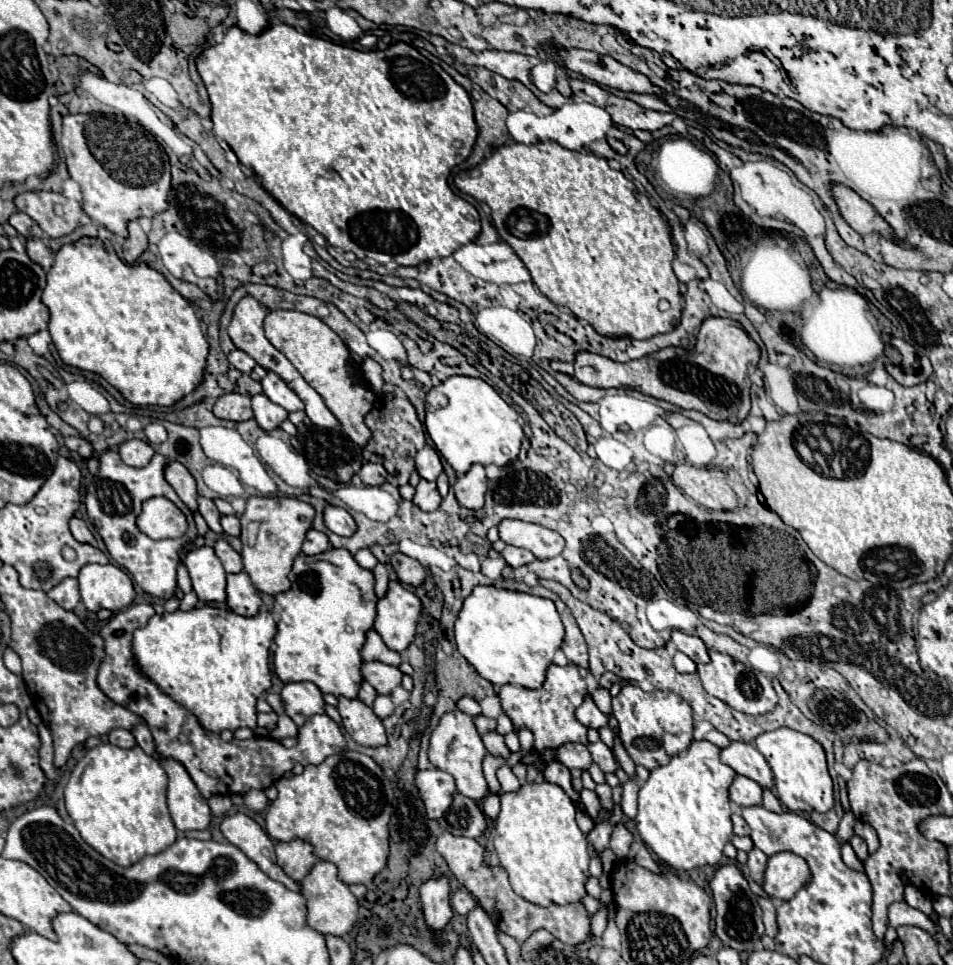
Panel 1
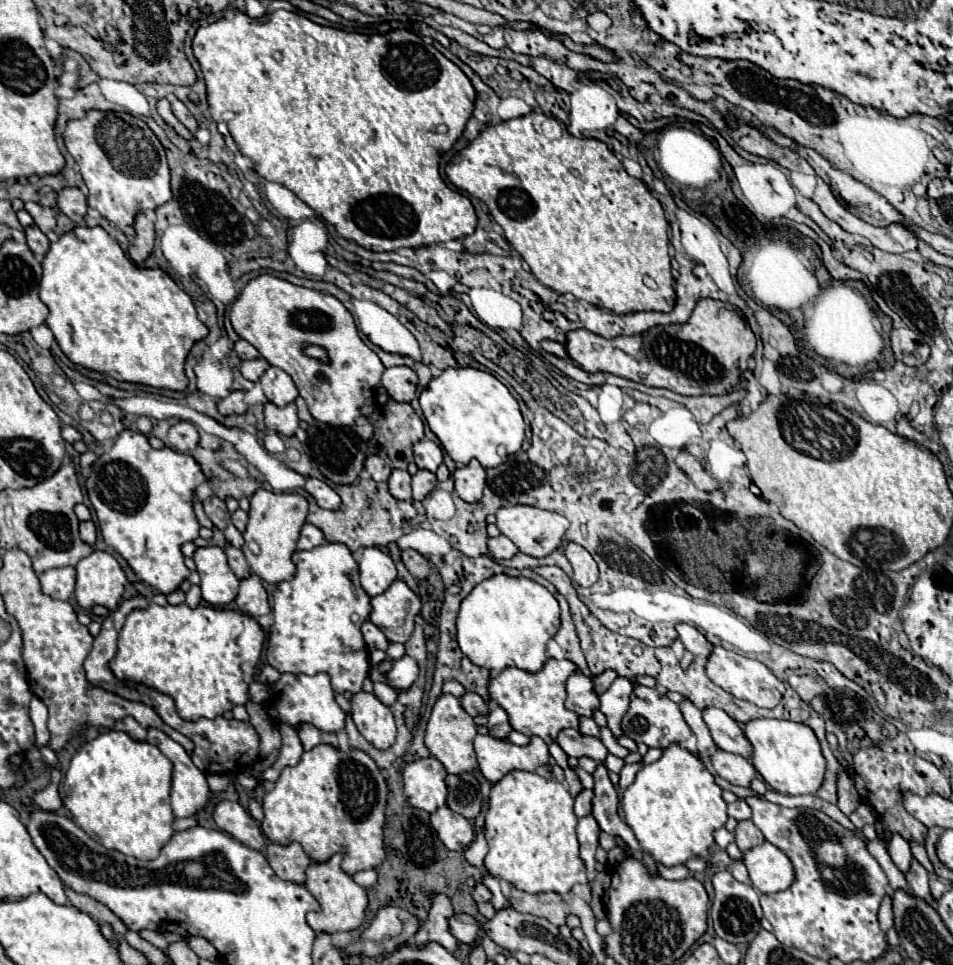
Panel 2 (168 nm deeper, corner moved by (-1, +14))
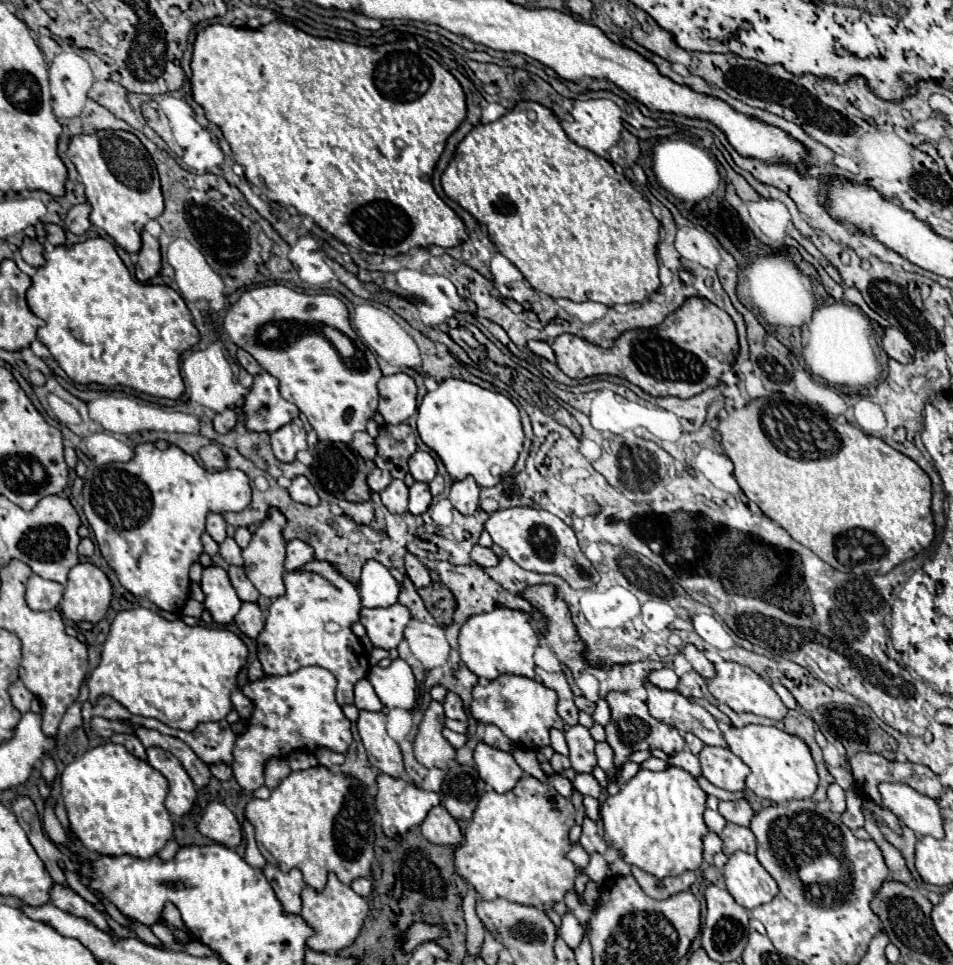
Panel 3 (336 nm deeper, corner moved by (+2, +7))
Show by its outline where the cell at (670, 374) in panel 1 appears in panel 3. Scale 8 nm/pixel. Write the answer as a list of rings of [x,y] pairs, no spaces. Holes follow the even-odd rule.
[[[688,297],[680,309],[670,313],[658,327],[648,329],[630,329],[624,331],[610,349],[602,349],[594,343],[588,343],[576,335],[564,333],[552,341],[552,349],[556,353],[556,365],[574,379],[586,379],[596,375],[618,375],[628,379],[630,383],[642,387],[648,395],[660,397],[680,397],[688,399],[702,393],[708,387],[716,387],[720,375],[732,367],[732,361],[738,353],[738,335],[736,325],[732,318],[714,303],[702,297]]]

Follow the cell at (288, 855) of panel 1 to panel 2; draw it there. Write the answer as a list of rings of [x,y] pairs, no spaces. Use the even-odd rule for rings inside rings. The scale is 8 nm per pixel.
[[[269,842],[267,846],[267,860],[275,874],[283,880],[293,880],[303,884],[305,882],[305,870],[311,864],[309,856],[305,854],[303,846],[299,842],[291,842],[287,846]]]

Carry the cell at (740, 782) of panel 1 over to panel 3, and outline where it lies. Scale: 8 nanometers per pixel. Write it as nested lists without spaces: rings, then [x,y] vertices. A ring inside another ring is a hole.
[[[704,745],[698,759],[702,765],[702,775],[712,785],[726,791],[744,791],[744,779],[748,775],[748,767],[730,749]]]

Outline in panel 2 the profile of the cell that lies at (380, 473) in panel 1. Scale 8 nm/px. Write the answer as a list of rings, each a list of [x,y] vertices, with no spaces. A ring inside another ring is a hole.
[[[367,456],[367,460],[365,460],[365,470],[371,474],[371,478],[373,480],[377,480],[377,482],[385,482],[385,480],[389,480],[389,476],[391,476],[391,466],[389,466],[389,462],[385,462],[383,458],[379,458],[379,456]]]

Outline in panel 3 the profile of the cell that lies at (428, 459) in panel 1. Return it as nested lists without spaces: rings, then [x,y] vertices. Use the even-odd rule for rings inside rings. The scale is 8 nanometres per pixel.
[[[416,451],[410,461],[408,461],[408,467],[410,467],[410,473],[416,481],[424,481],[424,483],[430,483],[436,475],[436,461],[432,459],[430,453],[426,451]]]

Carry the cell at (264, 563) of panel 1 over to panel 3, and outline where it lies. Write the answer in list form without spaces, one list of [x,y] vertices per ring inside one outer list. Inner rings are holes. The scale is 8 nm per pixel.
[[[272,513],[268,521],[264,521],[248,549],[242,551],[246,561],[246,575],[252,585],[268,599],[276,599],[284,595],[284,559],[286,559],[286,541],[282,539],[284,517],[280,513]]]

